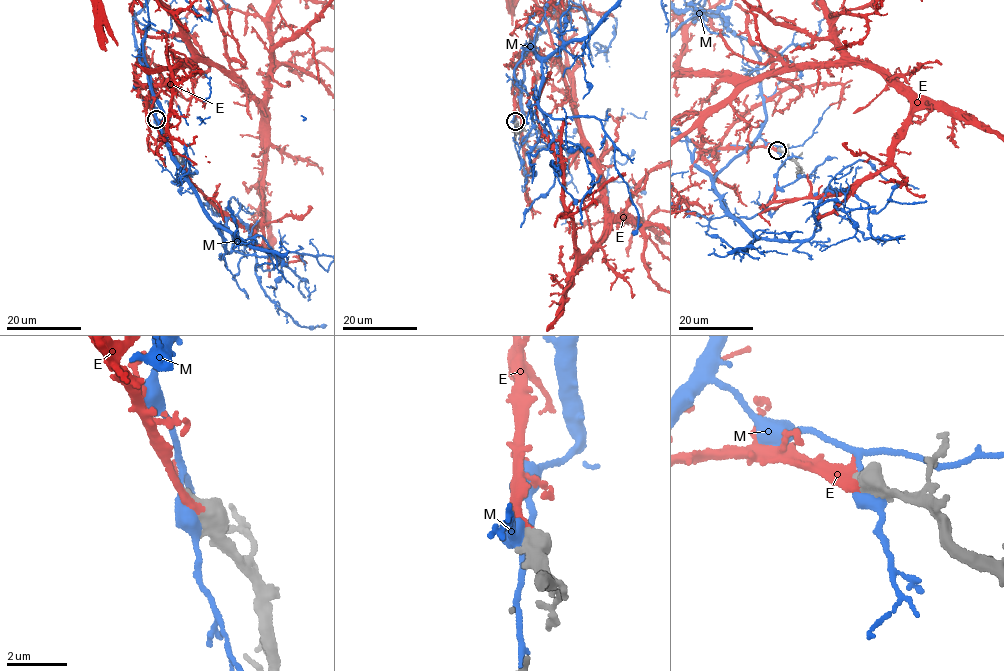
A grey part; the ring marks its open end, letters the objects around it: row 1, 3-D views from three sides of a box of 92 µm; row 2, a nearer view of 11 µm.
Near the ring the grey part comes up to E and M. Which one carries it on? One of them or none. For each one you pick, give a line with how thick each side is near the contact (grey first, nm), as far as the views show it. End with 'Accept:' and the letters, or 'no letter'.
E: 600 nm thick on the grey side, 260 nm on the other
Accept: E

